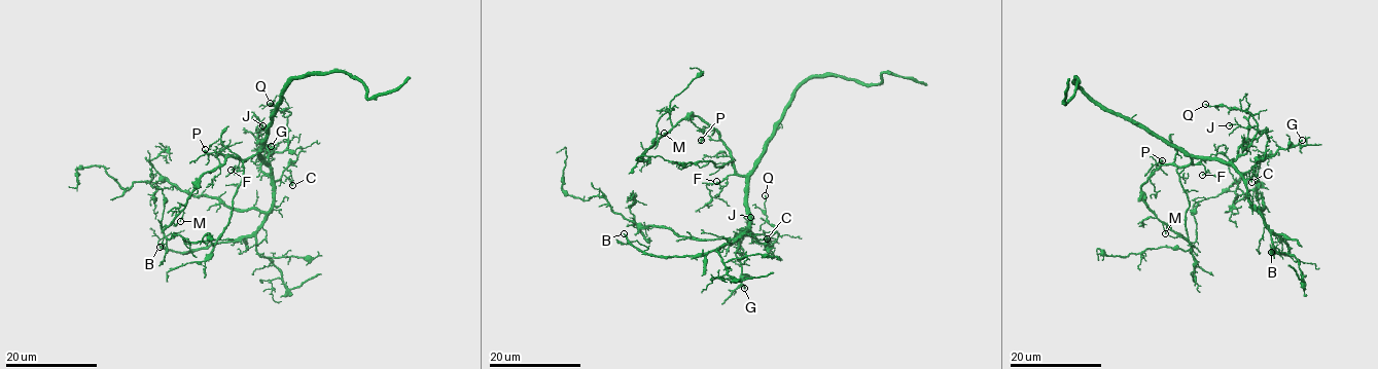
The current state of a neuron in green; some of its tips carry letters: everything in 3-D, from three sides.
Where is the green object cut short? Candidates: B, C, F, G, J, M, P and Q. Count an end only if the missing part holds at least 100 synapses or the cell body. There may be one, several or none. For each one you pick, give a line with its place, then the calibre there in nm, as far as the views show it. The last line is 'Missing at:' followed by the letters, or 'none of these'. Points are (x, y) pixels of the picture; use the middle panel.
B: Place: (624, 233). Thickness 240 nm
Missing at: B

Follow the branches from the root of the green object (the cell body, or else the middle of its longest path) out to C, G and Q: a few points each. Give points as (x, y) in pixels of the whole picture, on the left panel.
C: (267, 167), (275, 181), (279, 179), (283, 182), (291, 177), (288, 180), (292, 185)
G: (267, 167), (270, 173), (261, 170), (258, 159), (271, 146)
Q: (267, 167), (269, 157), (286, 147), (287, 117), (291, 112), (279, 110), (270, 103)

